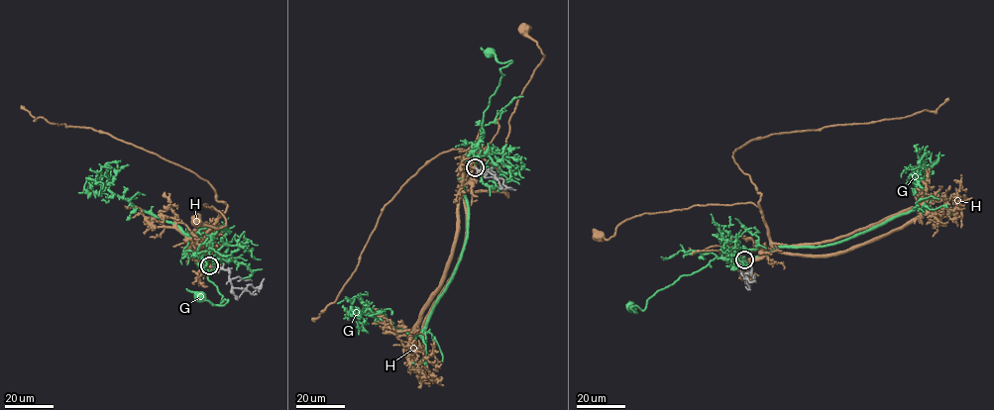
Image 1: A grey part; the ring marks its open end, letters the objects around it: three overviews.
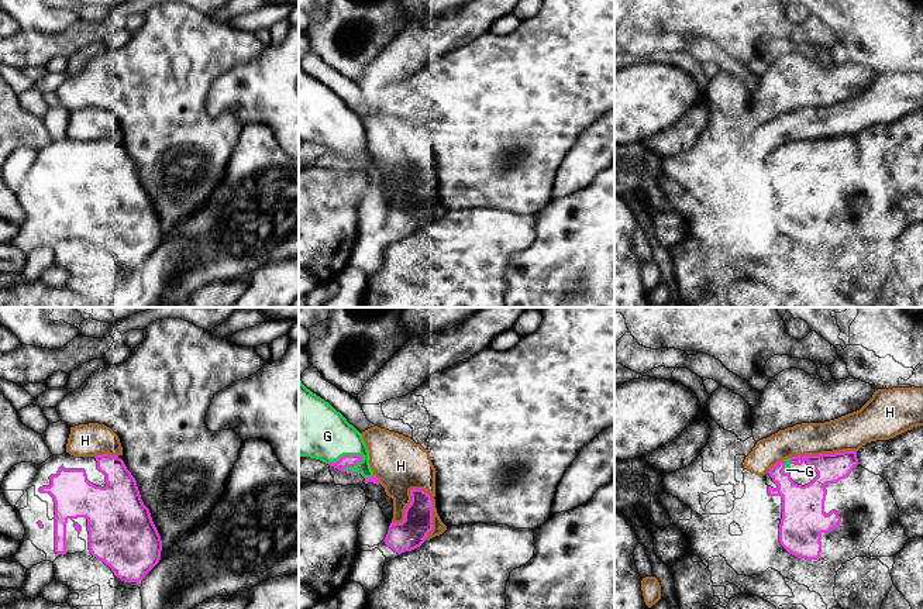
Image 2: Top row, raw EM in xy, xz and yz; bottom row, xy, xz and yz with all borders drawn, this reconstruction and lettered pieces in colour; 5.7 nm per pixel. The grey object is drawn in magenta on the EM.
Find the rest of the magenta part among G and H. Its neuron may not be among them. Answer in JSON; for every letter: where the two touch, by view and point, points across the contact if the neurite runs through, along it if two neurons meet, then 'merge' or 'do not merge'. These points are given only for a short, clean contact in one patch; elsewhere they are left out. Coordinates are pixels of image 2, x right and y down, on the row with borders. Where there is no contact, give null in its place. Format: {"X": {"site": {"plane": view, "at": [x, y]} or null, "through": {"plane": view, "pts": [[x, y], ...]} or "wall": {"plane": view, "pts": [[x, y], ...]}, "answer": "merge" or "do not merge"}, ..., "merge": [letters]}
{"G": {"site": {"plane": "xz", "at": [345, 456]}, "answer": "merge"}, "H": {"site": {"plane": "xz", "at": [431, 509]}, "answer": "do not merge"}, "merge": ["G"]}

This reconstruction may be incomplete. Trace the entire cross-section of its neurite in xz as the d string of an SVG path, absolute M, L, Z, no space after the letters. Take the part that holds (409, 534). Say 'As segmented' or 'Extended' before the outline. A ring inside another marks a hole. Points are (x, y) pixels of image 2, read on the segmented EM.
As segmented. M411 489L411 502L404 510L402 523L392 522L385 544L402 554L420 547L433 530L433 499L423 489Z

